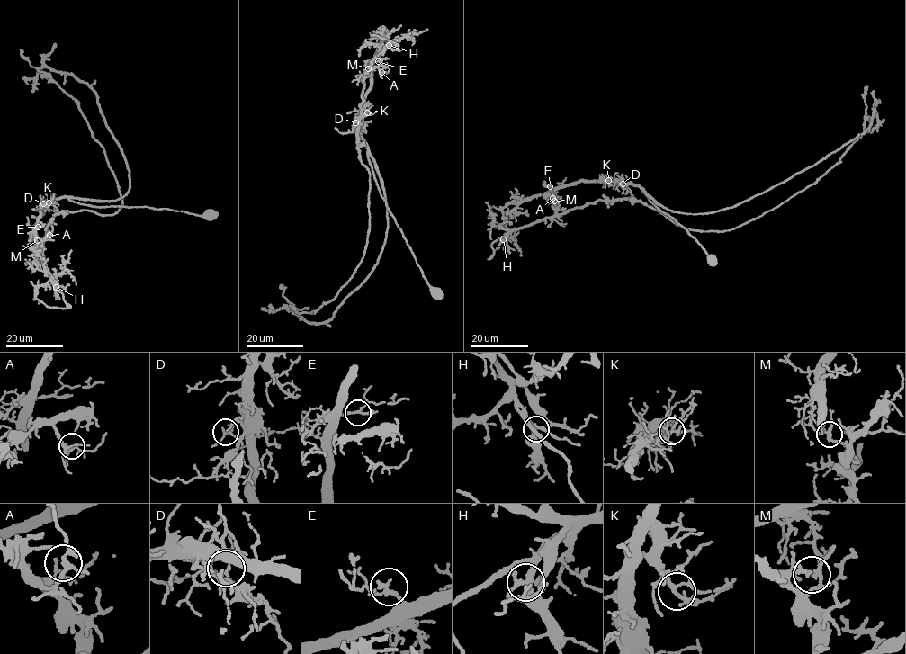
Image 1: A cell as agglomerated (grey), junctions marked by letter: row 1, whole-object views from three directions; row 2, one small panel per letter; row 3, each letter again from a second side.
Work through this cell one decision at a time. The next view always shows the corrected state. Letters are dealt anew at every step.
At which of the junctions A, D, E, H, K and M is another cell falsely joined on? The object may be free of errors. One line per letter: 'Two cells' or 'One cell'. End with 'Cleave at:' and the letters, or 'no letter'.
A: One cell
D: One cell
E: One cell
H: One cell
K: One cell
M: Two cells
Cleave at: M

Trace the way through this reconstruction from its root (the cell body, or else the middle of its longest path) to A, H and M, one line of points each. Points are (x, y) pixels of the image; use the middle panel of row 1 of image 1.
A: (435, 292), (381, 196), (361, 136), (361, 103), (372, 76), (371, 63), (365, 67), (381, 72)
H: (435, 292), (423, 275), (381, 196), (361, 136), (361, 103), (370, 86), (372, 64), (381, 32), (389, 45)
M: (435, 292), (423, 275), (381, 196), (361, 136), (361, 103), (371, 83), (371, 63), (366, 66), (368, 68)

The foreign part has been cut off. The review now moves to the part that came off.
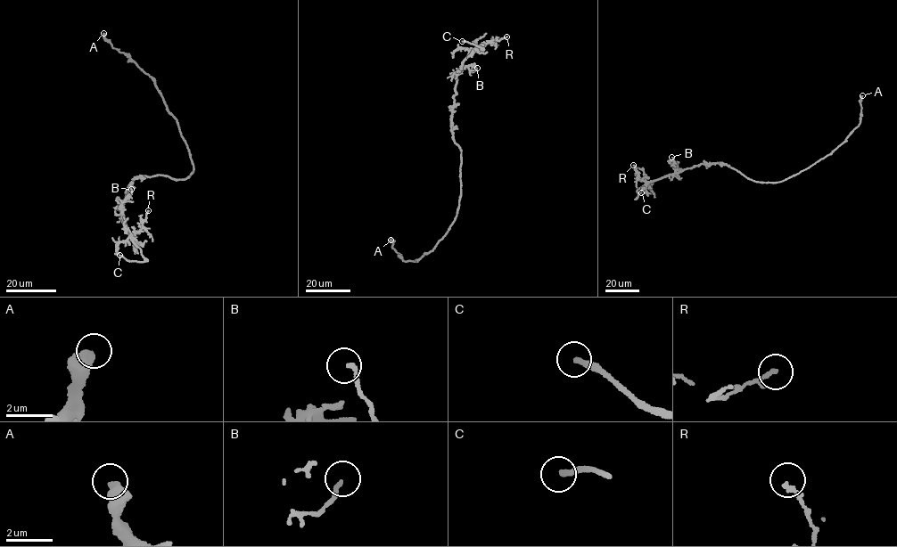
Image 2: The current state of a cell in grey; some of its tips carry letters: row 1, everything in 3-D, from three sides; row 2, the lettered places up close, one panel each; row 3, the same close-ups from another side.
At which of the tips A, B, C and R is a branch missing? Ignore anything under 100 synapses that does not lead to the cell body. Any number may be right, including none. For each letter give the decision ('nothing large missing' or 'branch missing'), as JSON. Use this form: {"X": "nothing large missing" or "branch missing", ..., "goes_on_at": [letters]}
{"A": "nothing large missing", "B": "nothing large missing", "C": "branch missing", "R": "nothing large missing", "goes_on_at": ["C"]}

